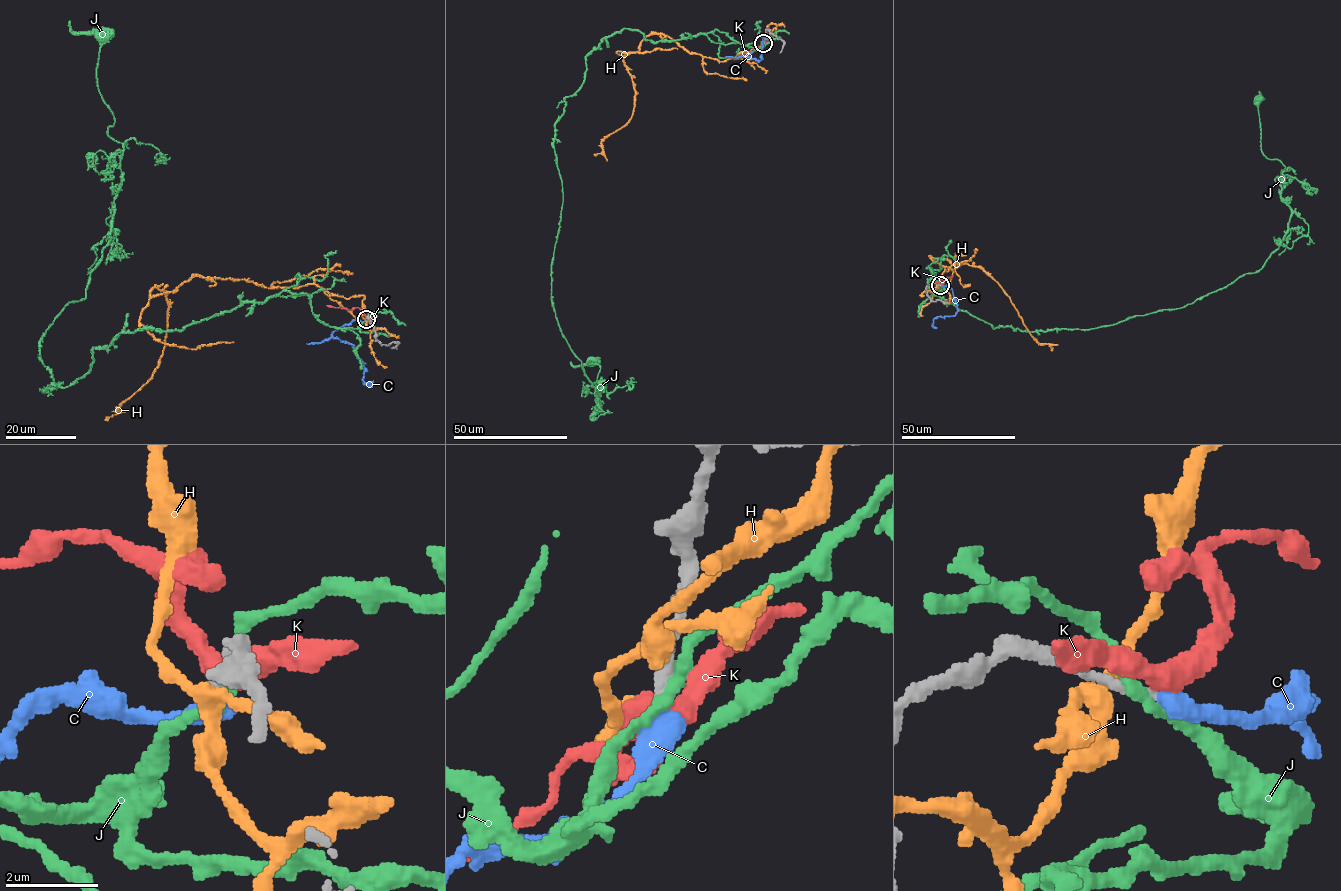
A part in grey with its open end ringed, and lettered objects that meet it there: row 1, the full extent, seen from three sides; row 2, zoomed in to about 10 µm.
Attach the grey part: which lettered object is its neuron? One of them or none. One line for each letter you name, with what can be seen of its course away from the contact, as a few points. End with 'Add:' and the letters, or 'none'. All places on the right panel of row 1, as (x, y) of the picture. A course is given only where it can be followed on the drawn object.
C: course (940, 285), (950, 288), (957, 311), (934, 319), (933, 325), (937, 328)
Add: C

